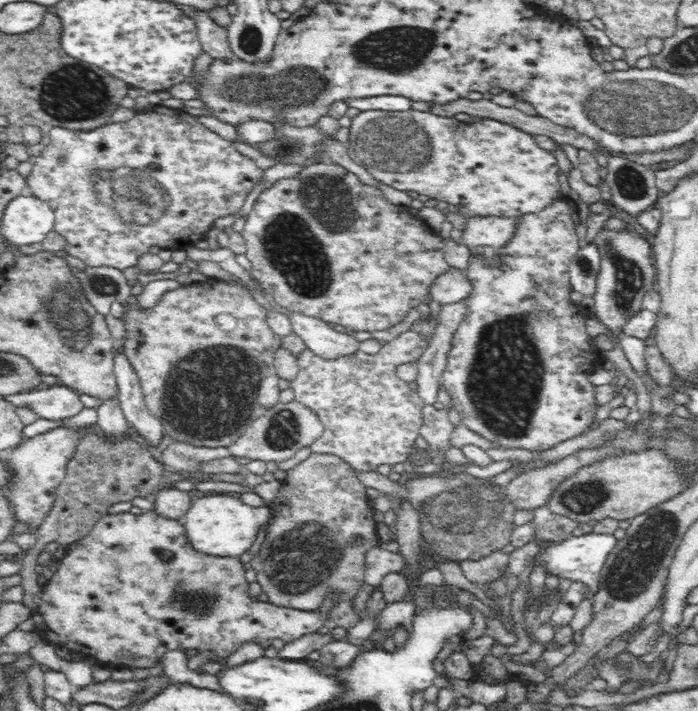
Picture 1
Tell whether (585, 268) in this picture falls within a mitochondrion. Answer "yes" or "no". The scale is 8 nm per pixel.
yes

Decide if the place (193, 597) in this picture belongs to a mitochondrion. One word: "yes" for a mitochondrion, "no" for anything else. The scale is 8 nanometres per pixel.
yes

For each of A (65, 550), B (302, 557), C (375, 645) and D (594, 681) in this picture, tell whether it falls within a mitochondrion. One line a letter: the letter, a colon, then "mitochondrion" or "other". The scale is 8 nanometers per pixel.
A: other
B: mitochondrion
C: other
D: other

